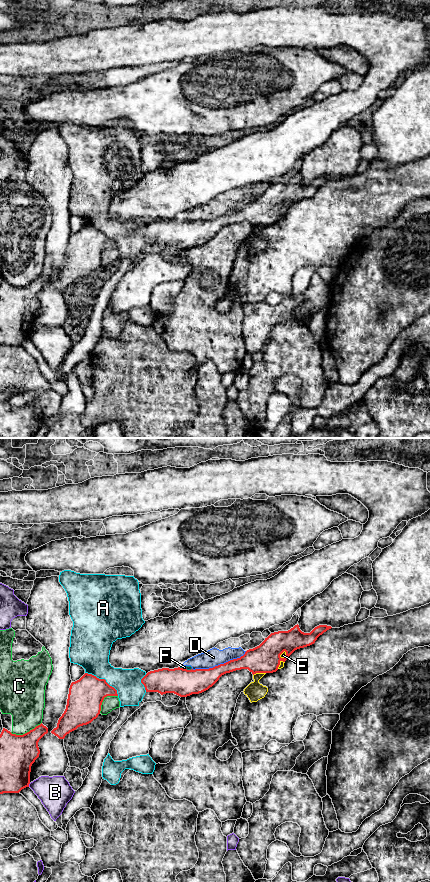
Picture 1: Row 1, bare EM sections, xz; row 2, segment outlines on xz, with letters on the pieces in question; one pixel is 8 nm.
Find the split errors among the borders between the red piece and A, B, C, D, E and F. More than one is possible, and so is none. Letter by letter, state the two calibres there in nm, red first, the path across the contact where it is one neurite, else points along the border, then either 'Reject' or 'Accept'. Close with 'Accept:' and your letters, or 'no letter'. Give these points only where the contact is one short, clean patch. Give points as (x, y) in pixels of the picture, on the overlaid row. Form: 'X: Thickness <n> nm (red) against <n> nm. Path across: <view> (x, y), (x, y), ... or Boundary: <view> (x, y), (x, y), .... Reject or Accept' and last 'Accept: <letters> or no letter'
A: Thickness 280 nm (red) against 280 nm. Reject
B: Thickness 280 nm (red) against 260 nm. Reject
C: Thickness 280 nm (red) against 300 nm. Reject
D: Thickness 190 nm (red) against 140 nm. Boundary: xz (246, 651), (239, 657), (212, 667), (192, 669). Reject
E: Thickness 240 nm (red) against 150 nm. Reject
F: Thickness 220 nm (red) against 30 nm. Reject
Accept: no letter

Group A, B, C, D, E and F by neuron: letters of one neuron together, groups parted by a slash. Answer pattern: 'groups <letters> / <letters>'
groups A / B / C / D F / E

